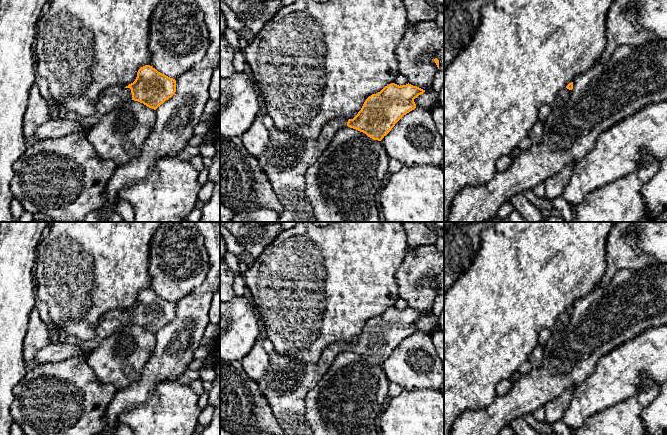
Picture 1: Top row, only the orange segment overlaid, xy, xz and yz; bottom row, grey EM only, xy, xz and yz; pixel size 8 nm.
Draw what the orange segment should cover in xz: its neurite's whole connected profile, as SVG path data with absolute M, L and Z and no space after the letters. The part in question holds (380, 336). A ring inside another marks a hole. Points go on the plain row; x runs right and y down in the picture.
M391 307L380 316L369 320L353 343L336 342L329 345L322 351L319 360L313 364L302 363L292 357L280 355L276 351L269 353L270 365L256 383L280 424L282 435L313 435L305 418L305 398L307 393L320 382L339 353L348 350L365 357L373 364L381 365L404 339L416 332L414 323L424 316L425 314L409 307L402 310Z

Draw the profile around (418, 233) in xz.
M400 222L407 235L407 244L410 249L418 246L435 245L438 235L424 222Z

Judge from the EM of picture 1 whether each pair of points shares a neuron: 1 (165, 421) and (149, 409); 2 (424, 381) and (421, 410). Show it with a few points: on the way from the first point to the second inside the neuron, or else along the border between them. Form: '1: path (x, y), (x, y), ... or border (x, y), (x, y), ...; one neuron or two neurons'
1: path (161, 417), (153, 411); one neuron
2: border (404, 388), (433, 389); two neurons

